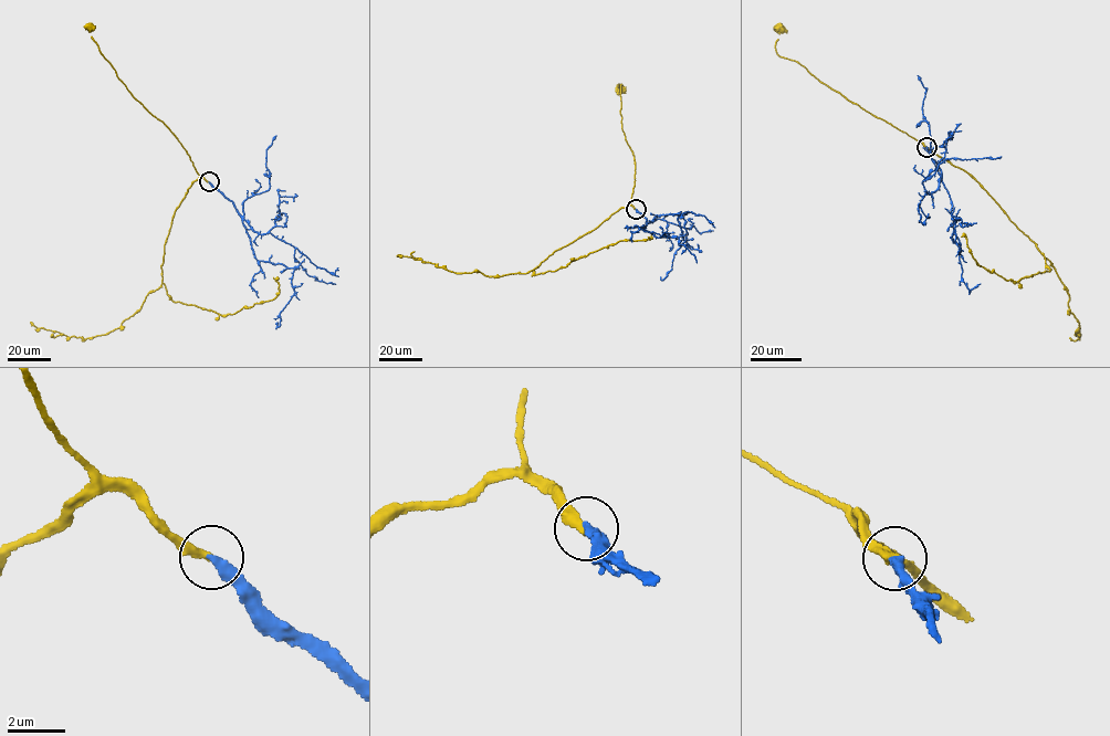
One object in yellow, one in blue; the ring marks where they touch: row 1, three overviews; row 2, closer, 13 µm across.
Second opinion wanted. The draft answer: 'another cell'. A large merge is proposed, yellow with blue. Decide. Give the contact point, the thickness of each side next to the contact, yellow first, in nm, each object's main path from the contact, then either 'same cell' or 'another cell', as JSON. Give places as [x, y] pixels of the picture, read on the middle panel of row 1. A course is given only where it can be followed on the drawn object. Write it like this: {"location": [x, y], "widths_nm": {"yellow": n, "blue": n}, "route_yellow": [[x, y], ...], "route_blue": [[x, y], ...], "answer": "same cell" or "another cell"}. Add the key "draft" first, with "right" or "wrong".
{"draft": "wrong", "location": [636, 209], "widths_nm": {"yellow": 360, "blue": 340}, "route_yellow": [[635, 209], [630, 202], [635, 165], [621, 128], [621, 90]], "route_blue": [[635, 209], [647, 219], [643, 229], [656, 237], [671, 237], [639, 228], [632, 232], [631, 242]], "answer": "same cell"}

